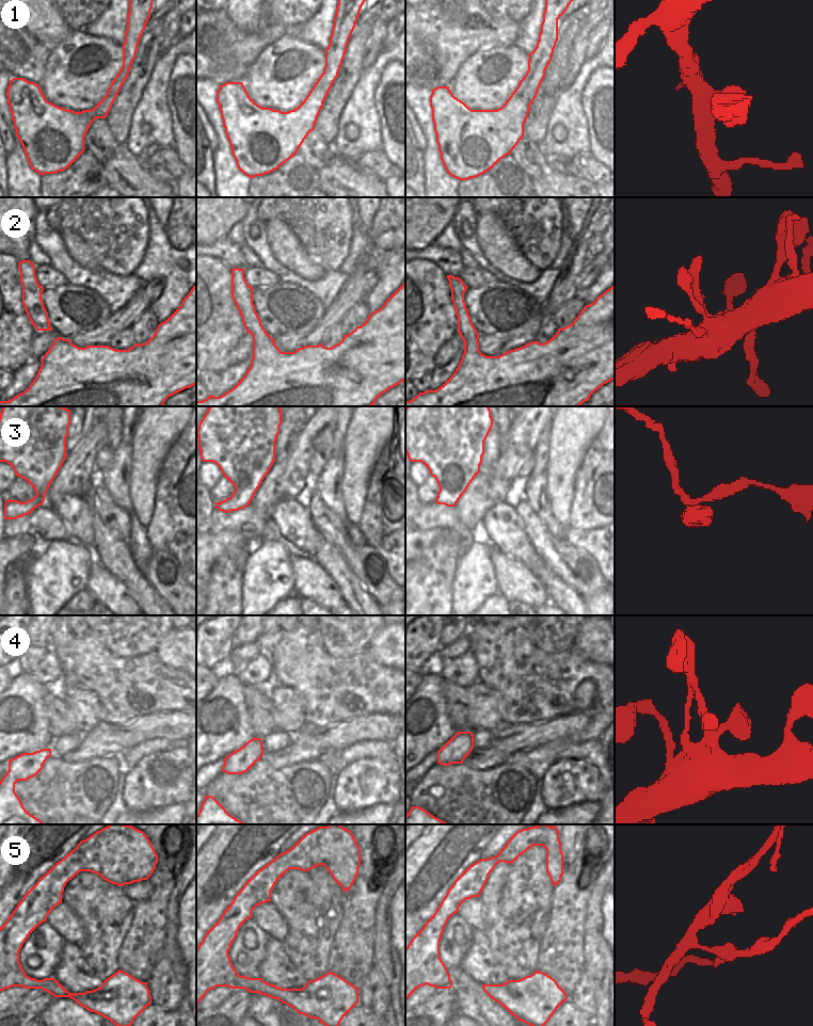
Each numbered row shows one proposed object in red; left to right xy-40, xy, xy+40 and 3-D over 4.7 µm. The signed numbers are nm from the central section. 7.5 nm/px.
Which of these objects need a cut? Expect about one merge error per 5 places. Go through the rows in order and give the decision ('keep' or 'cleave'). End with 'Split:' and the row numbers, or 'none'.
1: keep
2: keep
3: keep
4: keep
5: cleave
Split: 5

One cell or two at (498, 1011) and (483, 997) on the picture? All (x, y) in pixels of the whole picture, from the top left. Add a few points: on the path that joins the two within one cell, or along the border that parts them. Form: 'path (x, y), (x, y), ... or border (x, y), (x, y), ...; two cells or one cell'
path (495, 1009), (487, 1000); one cell

